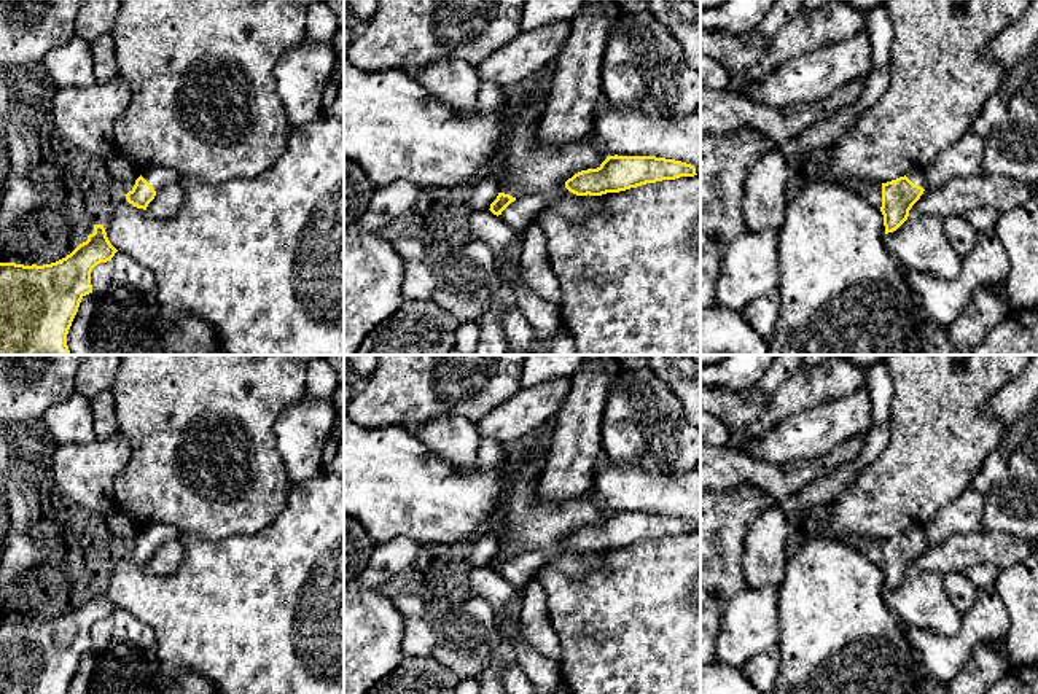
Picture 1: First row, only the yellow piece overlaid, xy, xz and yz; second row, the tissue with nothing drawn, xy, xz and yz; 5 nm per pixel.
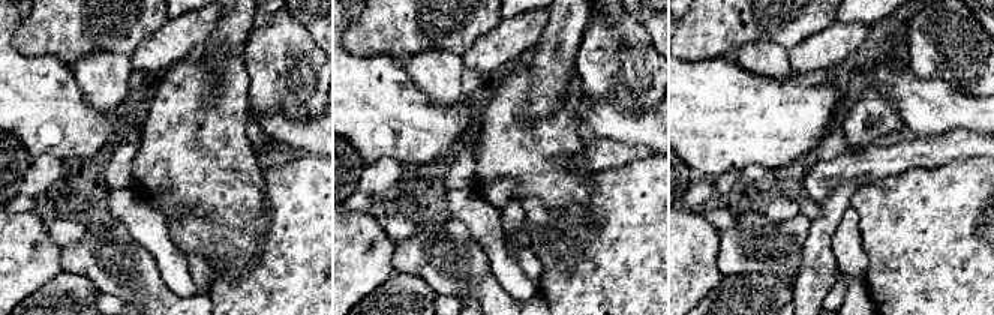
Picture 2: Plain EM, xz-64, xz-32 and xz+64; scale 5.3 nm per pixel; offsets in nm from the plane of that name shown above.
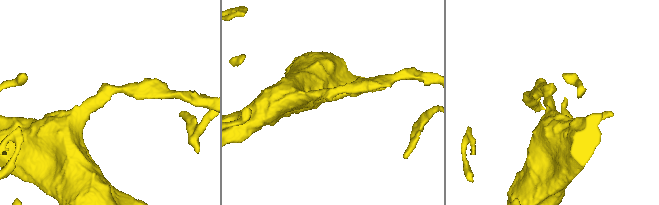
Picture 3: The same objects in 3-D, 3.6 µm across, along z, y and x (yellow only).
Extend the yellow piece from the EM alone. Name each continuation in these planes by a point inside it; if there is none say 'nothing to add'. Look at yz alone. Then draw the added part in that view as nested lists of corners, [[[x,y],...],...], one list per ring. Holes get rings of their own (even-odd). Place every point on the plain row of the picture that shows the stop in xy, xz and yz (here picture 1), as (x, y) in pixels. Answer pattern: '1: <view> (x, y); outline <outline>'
1: yz (917, 532); outline [[[914,525],[906,532],[914,541],[922,543],[923,546],[927,546],[927,533],[925,533],[925,527],[922,525]]]

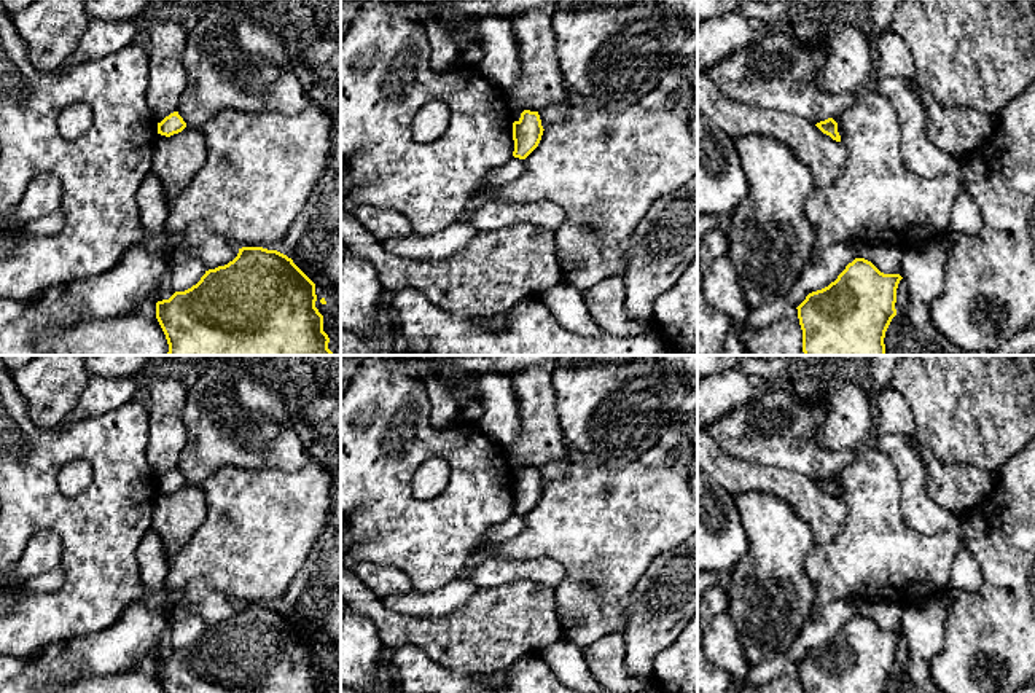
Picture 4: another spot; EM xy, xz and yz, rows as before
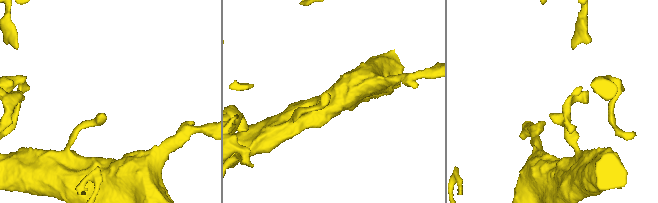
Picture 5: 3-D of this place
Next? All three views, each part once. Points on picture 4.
nothing to add

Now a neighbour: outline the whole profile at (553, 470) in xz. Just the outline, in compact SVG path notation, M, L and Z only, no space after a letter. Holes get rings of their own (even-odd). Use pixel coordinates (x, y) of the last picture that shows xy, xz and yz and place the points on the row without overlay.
M564 446L564 454L559 460L551 460L538 468L543 486L549 484L554 480L562 478L570 465L580 457L576 452Z

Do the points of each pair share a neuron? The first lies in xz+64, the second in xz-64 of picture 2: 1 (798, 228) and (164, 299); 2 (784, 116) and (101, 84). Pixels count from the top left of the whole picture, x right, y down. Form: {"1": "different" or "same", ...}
{"1": "same", "2": "different"}

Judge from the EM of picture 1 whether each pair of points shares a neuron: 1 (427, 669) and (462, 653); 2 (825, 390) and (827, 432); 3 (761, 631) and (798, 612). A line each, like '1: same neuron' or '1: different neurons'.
1: different neurons
2: different neurons
3: different neurons

